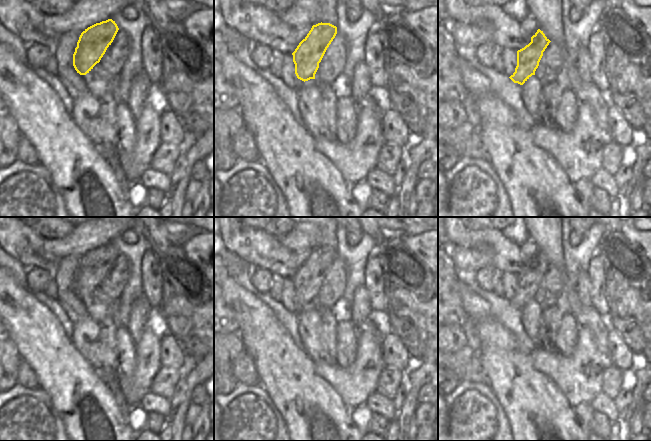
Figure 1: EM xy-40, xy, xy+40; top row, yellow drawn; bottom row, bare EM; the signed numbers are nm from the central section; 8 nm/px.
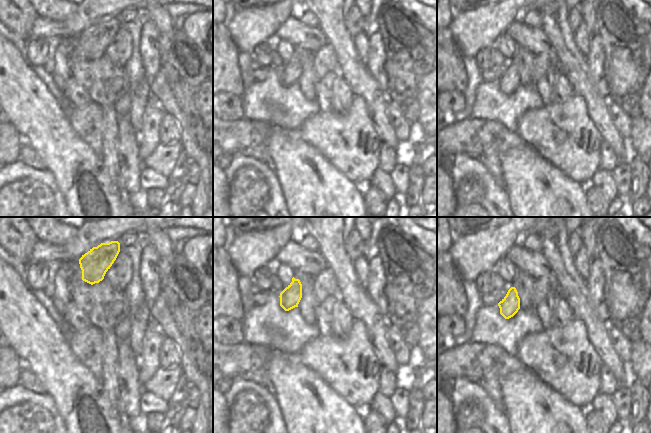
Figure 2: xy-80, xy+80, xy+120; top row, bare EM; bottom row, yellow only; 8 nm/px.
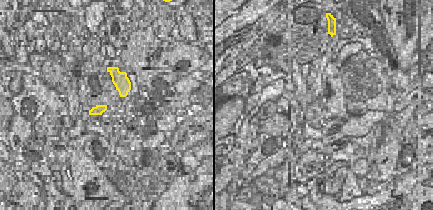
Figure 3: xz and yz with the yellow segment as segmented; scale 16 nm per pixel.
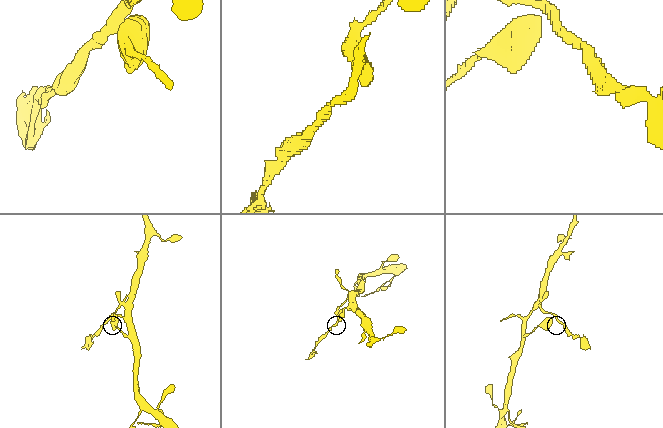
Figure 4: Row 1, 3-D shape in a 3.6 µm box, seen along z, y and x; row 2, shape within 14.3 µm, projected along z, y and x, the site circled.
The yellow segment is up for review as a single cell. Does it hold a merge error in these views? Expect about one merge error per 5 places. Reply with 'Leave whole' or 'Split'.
Split

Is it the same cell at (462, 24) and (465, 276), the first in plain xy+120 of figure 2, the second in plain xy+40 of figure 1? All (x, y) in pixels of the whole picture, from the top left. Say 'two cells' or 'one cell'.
two cells

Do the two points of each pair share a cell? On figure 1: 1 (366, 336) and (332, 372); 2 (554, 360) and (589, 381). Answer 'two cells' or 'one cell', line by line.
1: one cell
2: one cell

